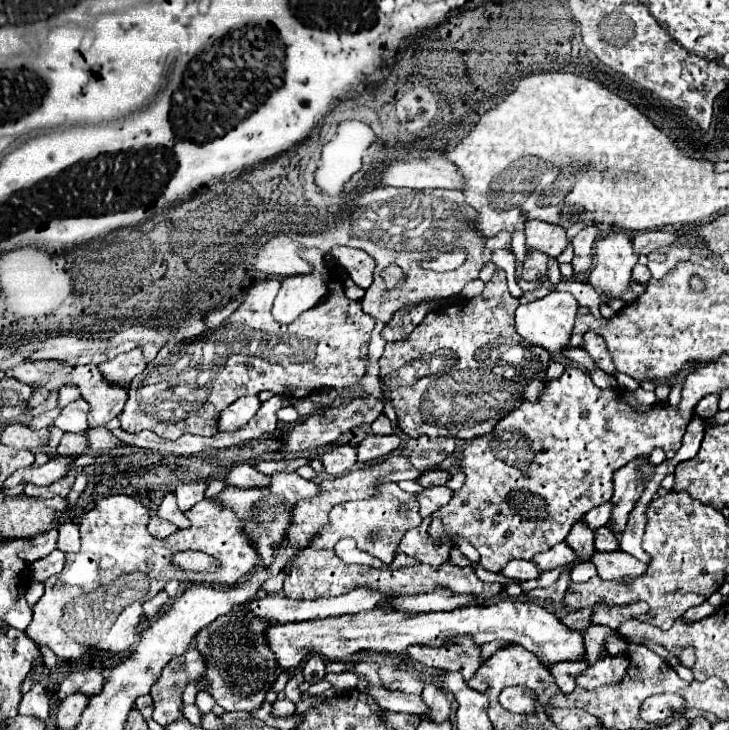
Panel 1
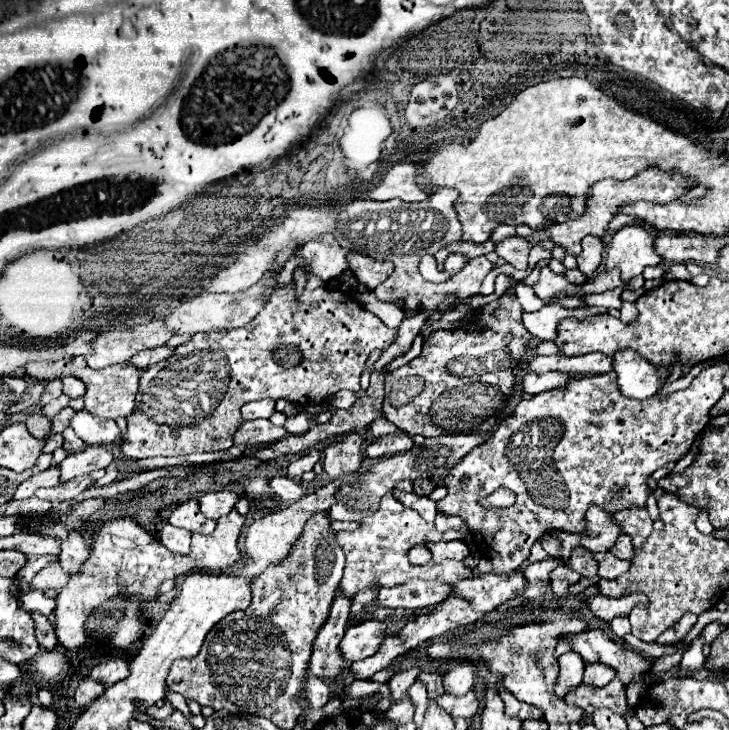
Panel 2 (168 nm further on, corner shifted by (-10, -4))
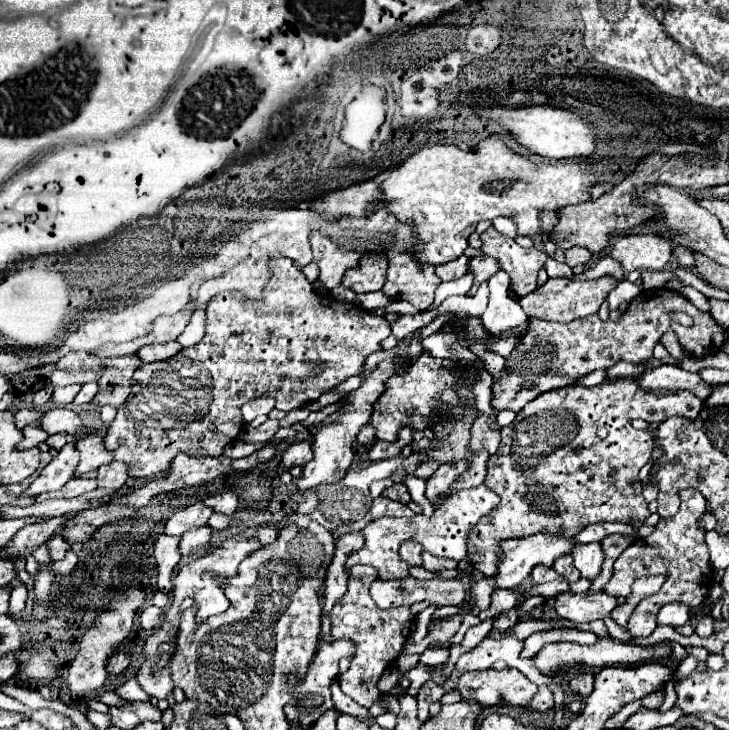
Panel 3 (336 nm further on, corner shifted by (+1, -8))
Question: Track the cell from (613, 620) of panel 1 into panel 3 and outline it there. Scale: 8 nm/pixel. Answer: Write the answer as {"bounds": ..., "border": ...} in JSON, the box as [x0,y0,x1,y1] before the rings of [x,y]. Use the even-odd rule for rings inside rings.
{"bounds":[555,591,617,623],"border":[[[599,591],[599,593],[559,593],[555,597],[555,611],[559,617],[589,623],[595,619],[605,619],[617,607],[617,599]]]}

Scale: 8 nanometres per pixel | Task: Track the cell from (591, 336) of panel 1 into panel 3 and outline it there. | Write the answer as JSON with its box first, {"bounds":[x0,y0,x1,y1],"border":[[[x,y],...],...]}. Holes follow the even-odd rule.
{"bounds":[635,365,711,399],"border":[[[659,365],[659,367],[647,367],[641,375],[637,375],[635,385],[645,391],[653,393],[675,393],[689,389],[701,399],[707,399],[711,393],[711,385],[705,385],[697,373],[689,373],[677,365]]]}

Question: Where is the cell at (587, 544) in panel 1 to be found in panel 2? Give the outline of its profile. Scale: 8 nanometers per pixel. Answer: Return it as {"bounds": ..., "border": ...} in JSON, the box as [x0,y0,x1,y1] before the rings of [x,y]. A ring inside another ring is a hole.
{"bounds":[568,549,596,577],"border":[[[582,549],[572,551],[572,557],[568,559],[568,567],[582,577],[596,577],[596,561],[592,553],[584,553]]]}

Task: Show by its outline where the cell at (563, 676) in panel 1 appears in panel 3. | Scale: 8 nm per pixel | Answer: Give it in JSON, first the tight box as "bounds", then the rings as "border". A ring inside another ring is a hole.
{"bounds":[527,685,555,711],"border":[[[541,685],[539,691],[535,693],[535,697],[531,699],[531,703],[527,705],[529,709],[537,709],[537,711],[547,711],[553,709],[555,701],[553,701],[553,691],[547,685]]]}

